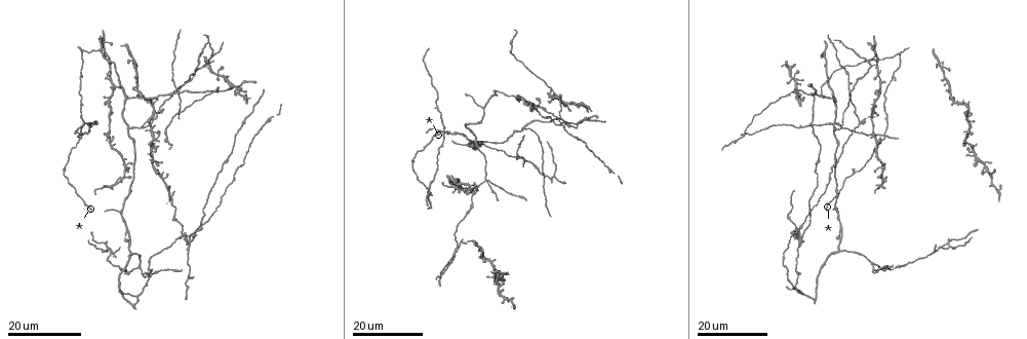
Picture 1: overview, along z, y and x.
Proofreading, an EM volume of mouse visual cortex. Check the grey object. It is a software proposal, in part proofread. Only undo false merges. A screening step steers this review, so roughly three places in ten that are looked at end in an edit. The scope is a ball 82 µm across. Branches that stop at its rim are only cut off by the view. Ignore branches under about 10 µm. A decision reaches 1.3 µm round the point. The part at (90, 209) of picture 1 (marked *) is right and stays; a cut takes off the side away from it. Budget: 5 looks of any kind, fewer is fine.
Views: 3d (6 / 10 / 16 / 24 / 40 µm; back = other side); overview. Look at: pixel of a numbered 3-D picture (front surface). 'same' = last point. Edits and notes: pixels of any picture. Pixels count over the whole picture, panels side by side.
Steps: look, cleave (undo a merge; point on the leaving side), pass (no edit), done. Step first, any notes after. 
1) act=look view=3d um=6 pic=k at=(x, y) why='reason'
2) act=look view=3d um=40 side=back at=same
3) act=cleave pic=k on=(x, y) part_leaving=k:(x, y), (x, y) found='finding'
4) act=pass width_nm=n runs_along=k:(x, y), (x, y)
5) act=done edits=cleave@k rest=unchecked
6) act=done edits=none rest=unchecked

act=look view=3d um=16 pic=1 at=(884, 134) why='four arms meet'

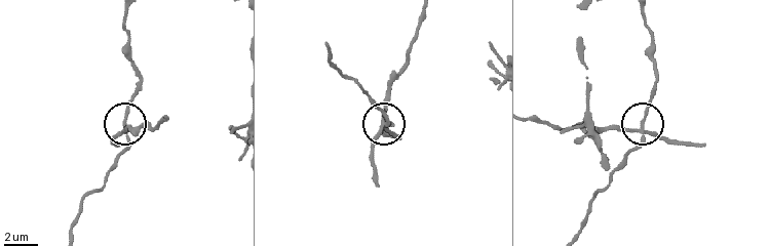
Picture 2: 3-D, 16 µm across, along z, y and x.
act=look view=3d um=10 pic=2 at=(637, 129)

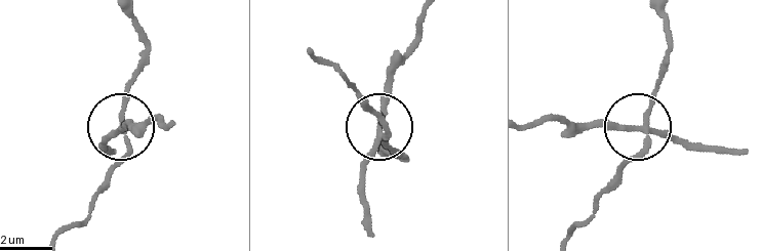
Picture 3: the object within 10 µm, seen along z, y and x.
act=cleave pic=3 on=(391, 96) width_nm=200 part_leaving=3:(379, 129), (388, 66), (420, 18) found='two cells meet here'

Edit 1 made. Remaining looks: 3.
act=look view=3d um=24 pic=1 at=(109, 132) why='three-way junction'

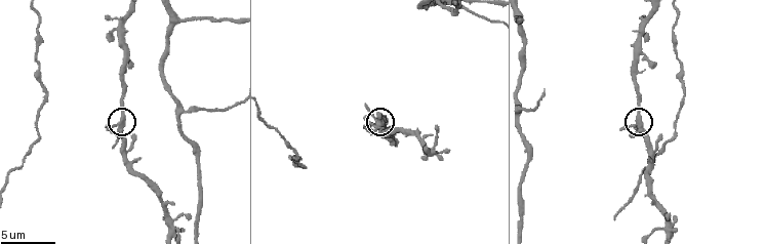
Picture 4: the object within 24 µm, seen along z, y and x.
act=look view=3d um=6 pic=4 at=(122, 120) why='zoom in'

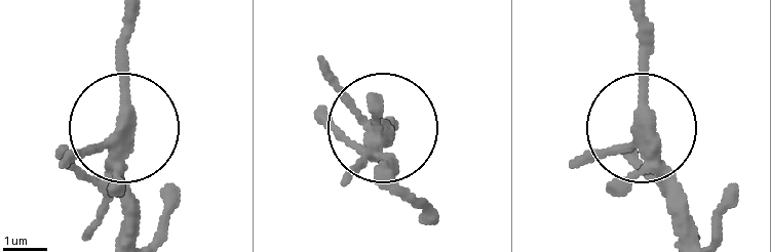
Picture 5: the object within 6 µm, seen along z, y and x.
act=pass found='all the same cell'

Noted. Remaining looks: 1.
act=done edits=cleave@3 rest=unchecked

